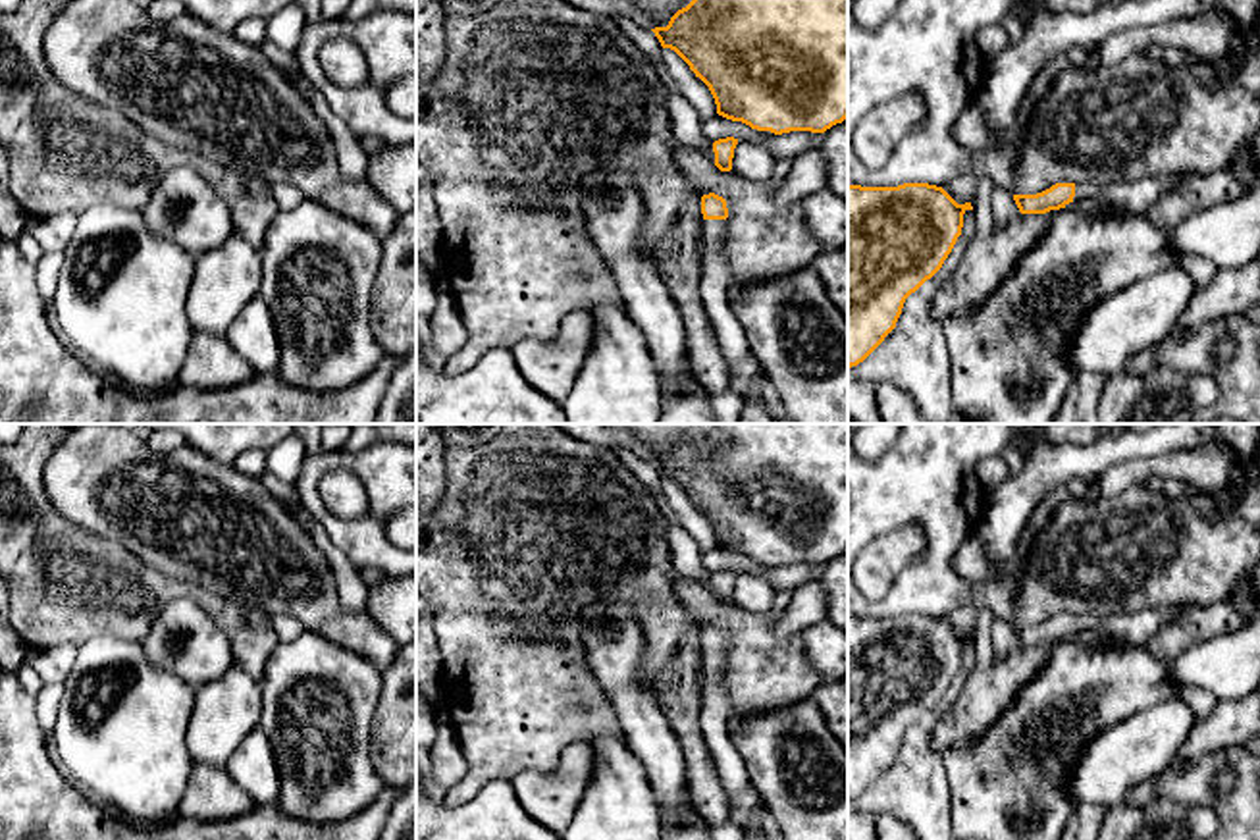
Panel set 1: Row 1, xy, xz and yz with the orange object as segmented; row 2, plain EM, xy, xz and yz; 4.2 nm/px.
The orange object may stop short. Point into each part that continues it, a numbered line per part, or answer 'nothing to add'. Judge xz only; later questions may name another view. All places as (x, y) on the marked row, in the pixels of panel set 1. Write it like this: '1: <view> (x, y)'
1: xz (713, 286)

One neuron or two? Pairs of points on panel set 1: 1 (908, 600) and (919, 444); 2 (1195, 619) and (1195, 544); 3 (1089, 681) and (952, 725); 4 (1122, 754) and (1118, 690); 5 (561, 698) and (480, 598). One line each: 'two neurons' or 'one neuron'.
1: one neuron
2: two neurons
3: two neurons
4: two neurons
5: one neuron

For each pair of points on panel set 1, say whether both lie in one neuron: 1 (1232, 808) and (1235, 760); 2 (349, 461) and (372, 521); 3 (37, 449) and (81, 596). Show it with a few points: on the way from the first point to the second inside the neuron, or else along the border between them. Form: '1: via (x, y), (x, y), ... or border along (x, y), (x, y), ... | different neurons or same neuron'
1: via (1239, 796), (1239, 771) | same neuron
2: via (365, 472), (376, 484), (376, 505) | same neuron
3: via (29, 486), (29, 542), (45, 559) | same neuron

